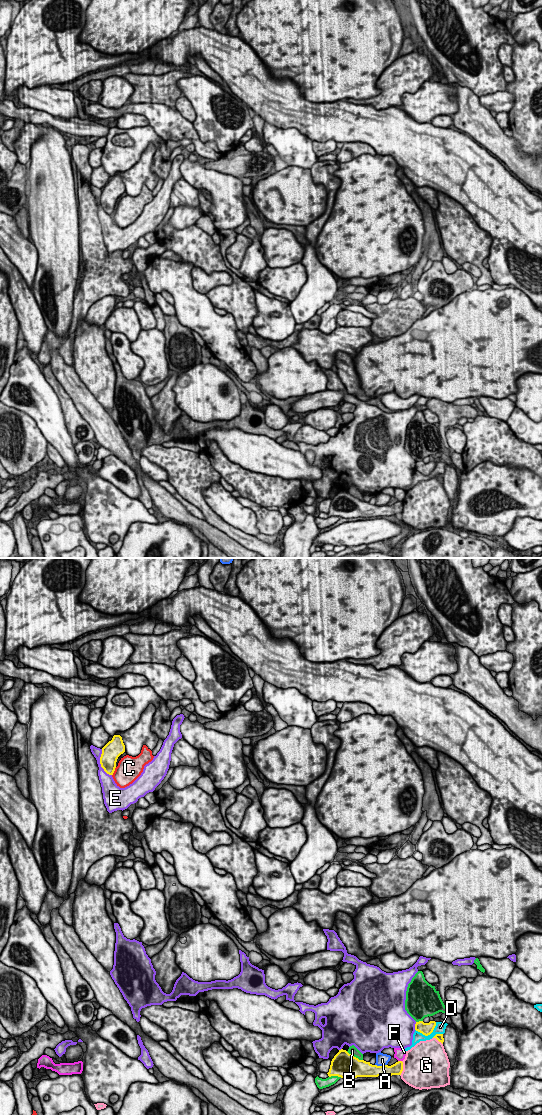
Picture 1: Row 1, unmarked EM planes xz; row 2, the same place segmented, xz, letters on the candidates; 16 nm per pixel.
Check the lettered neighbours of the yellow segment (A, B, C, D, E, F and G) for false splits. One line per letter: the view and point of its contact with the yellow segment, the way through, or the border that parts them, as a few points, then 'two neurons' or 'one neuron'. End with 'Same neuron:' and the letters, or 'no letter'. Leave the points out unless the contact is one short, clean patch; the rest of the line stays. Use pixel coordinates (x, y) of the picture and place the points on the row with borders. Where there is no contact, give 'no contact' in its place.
A: meets yellow in xz at (381, 1066); two neurons
B: meets yellow in xz at (353, 1056); two neurons
C: meets yellow in xz at (114, 770); two neurons
D: meets yellow in xz at (428, 1034); two neurons
E: meets yellow in xz at (100, 763); two neurons
F: meets yellow in xz at (400, 1061); two neurons
G: meets yellow in xz at (402, 1068); two neurons
Same neuron: no letter

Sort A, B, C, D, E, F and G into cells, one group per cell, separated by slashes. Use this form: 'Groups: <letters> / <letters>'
Groups: A / B / C / D / E / F / G

